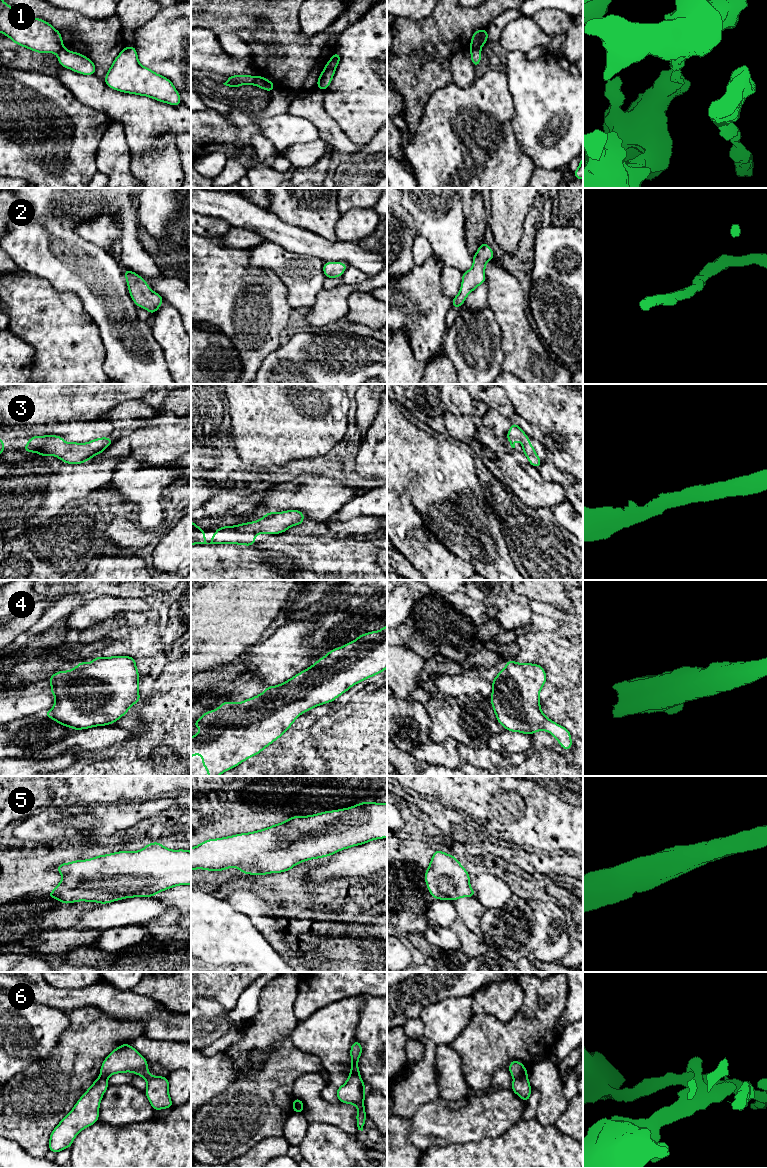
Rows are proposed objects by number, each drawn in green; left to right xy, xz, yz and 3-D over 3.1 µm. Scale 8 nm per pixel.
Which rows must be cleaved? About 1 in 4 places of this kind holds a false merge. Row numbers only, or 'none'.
1, 6

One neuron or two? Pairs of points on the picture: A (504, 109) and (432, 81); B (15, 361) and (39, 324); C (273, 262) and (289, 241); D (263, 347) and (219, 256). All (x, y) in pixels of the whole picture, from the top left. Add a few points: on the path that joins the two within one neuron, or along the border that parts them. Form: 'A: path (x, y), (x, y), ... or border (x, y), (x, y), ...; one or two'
A: border (452, 81), (438, 88), (427, 102); two
B: border (10, 331), (32, 347), (34, 351), (32, 366); two
C: border (267, 239), (290, 251), (307, 254); two
D: path (253, 324), (252, 314), (219, 279); one

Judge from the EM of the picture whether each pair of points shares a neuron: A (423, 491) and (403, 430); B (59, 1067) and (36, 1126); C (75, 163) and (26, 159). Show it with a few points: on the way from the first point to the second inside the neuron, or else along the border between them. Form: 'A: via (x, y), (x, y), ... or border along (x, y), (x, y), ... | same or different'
A: via (423, 476), (423, 473), (403, 453), (403, 445) | same
B: via (51, 1082), (50, 1087), (36, 1101), (36, 1111) | same
C: via (63, 166), (38, 166) | same

